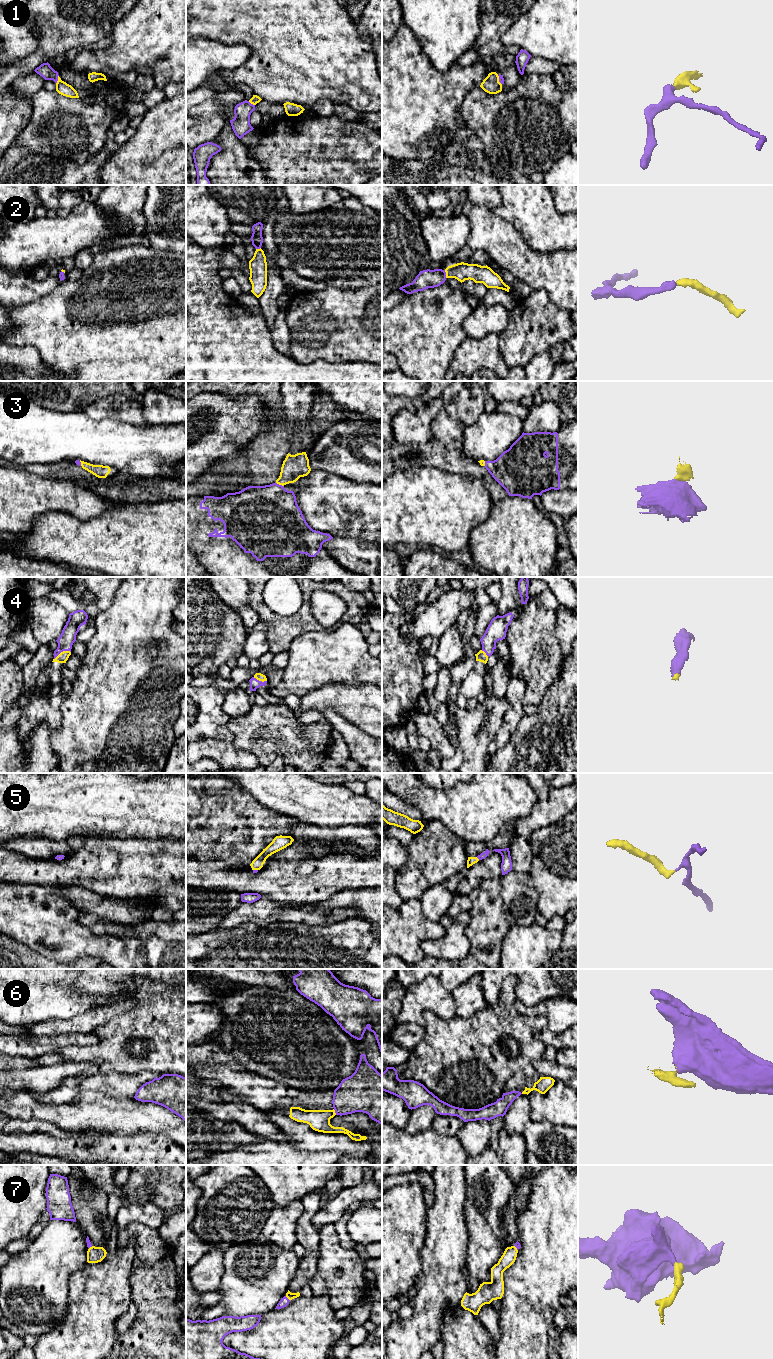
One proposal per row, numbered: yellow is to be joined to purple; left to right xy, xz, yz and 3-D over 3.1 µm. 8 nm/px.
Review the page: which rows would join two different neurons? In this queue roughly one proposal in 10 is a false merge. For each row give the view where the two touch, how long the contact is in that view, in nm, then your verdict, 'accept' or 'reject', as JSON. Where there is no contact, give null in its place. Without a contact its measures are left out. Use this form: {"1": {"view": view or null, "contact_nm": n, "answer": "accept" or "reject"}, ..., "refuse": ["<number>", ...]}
{"1": {"view": "xy", "contact_nm": 70, "answer": "accept"}, "2": {"view": "yz", "contact_nm": 70, "answer": "accept"}, "3": {"view": "xz", "contact_nm": 80, "answer": "accept"}, "4": {"view": "xy", "contact_nm": 150, "answer": "accept"}, "5": {"view": "yz", "contact_nm": 40, "answer": "accept"}, "6": {"view": "xz", "contact_nm": 50, "answer": "reject"}, "7": {"view": "xz", "contact_nm": 50, "answer": "accept"}, "refuse": ["6"]}

